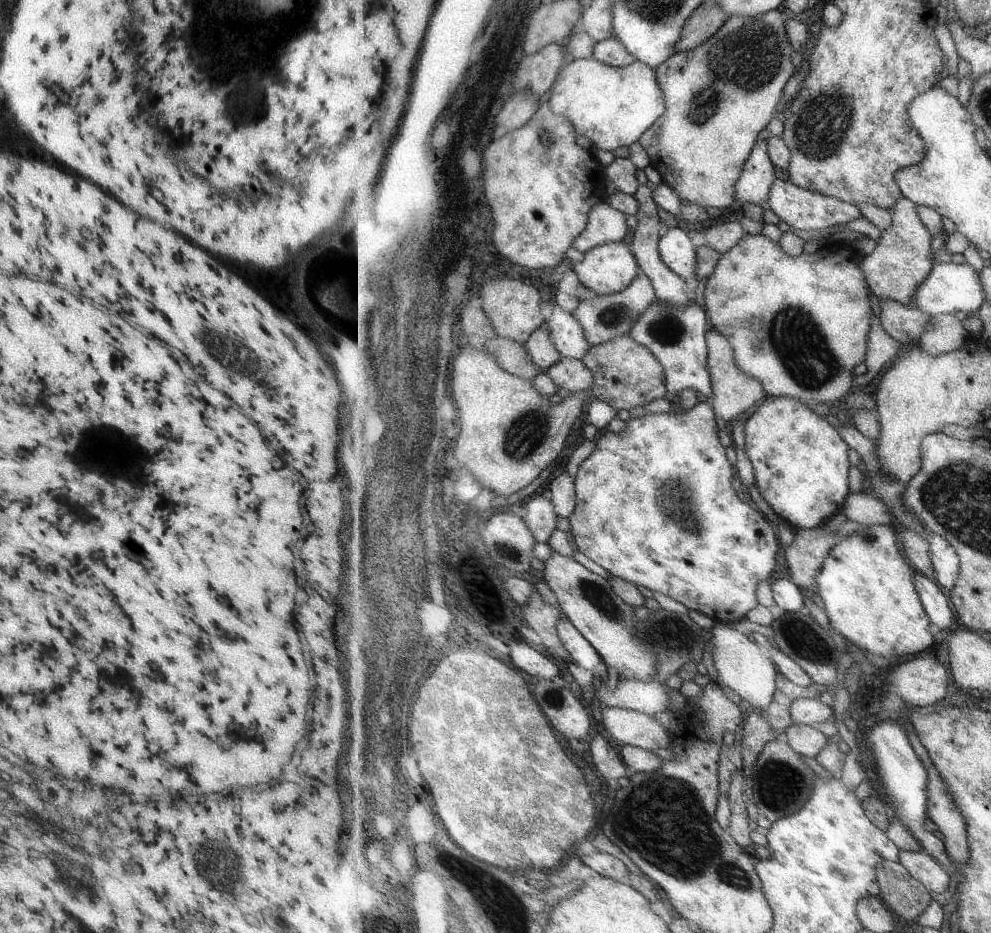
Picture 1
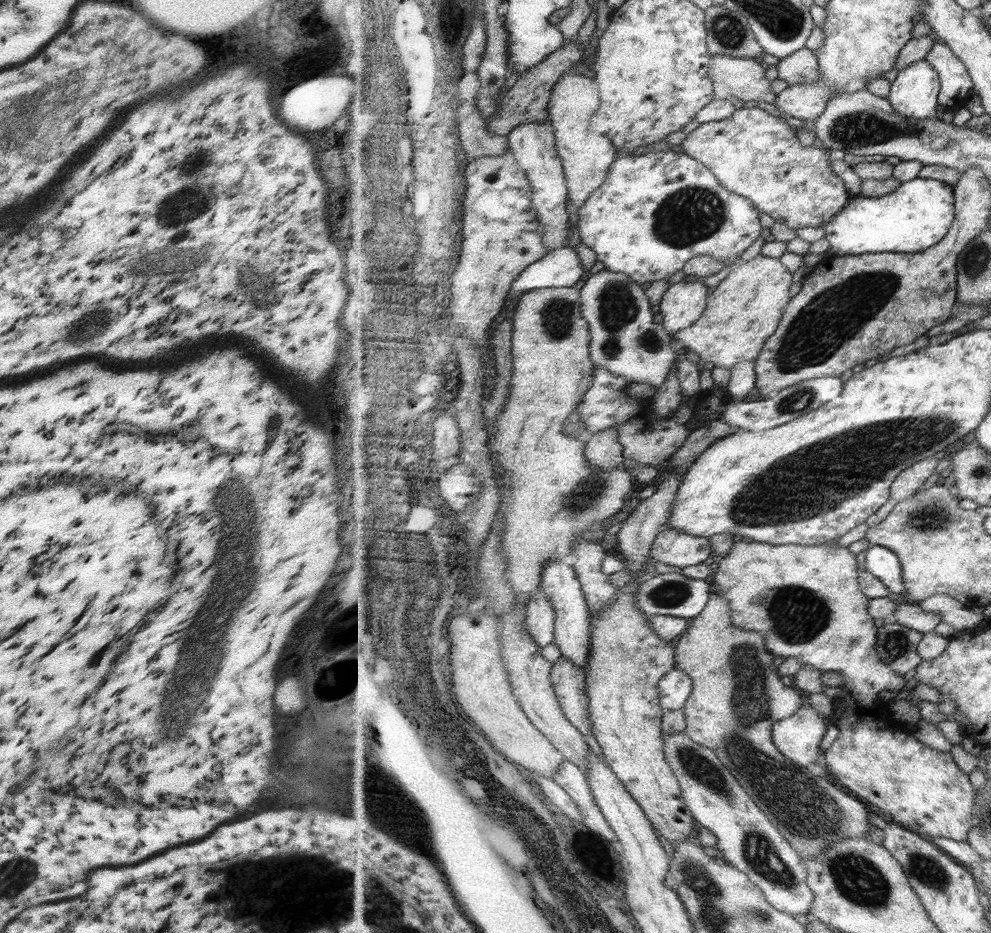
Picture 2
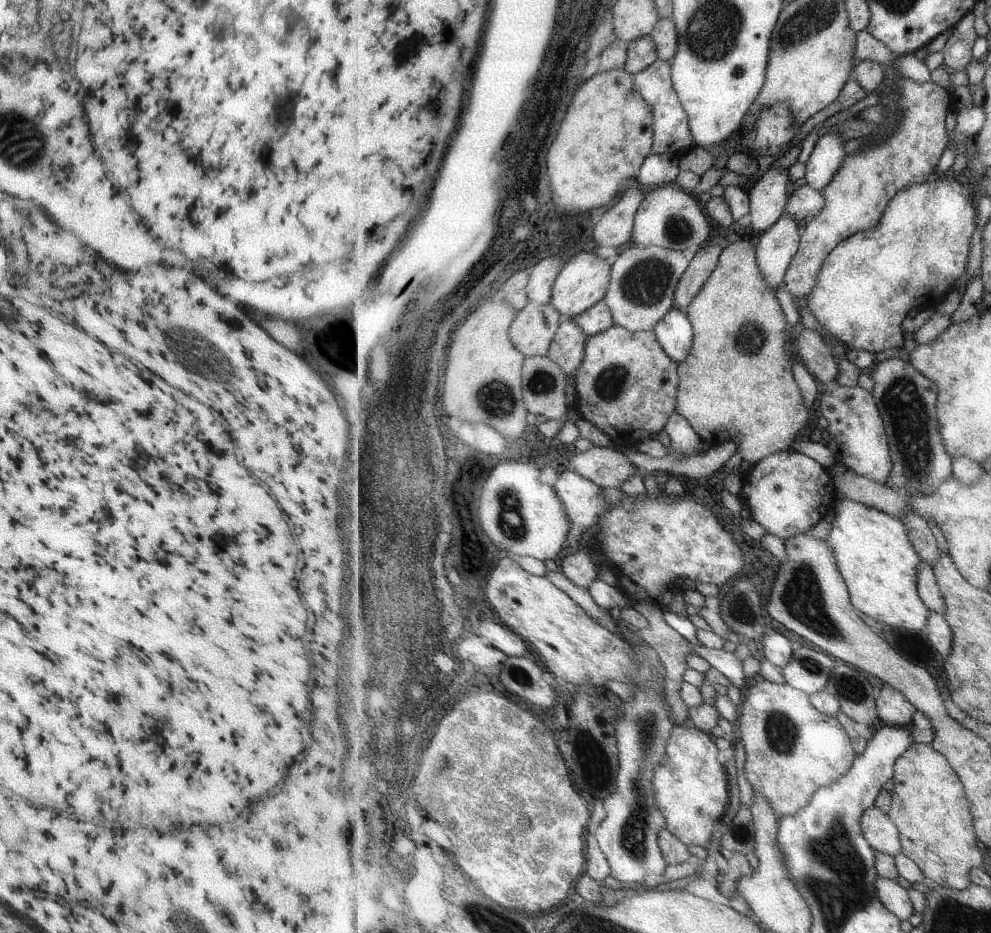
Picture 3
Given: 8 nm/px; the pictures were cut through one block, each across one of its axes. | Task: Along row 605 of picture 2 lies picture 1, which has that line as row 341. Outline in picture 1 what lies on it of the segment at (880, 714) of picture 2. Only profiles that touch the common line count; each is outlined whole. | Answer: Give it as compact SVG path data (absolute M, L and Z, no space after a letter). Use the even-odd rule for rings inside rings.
M749 233L737 246L721 255L705 285L708 318L712 326L731 340L741 370L760 379L768 395L797 398L808 405L815 402L829 405L852 393L853 370L865 362L871 316L877 310L865 270L861 270L862 259L857 249L846 244L821 245L813 253L793 258L780 242Z

